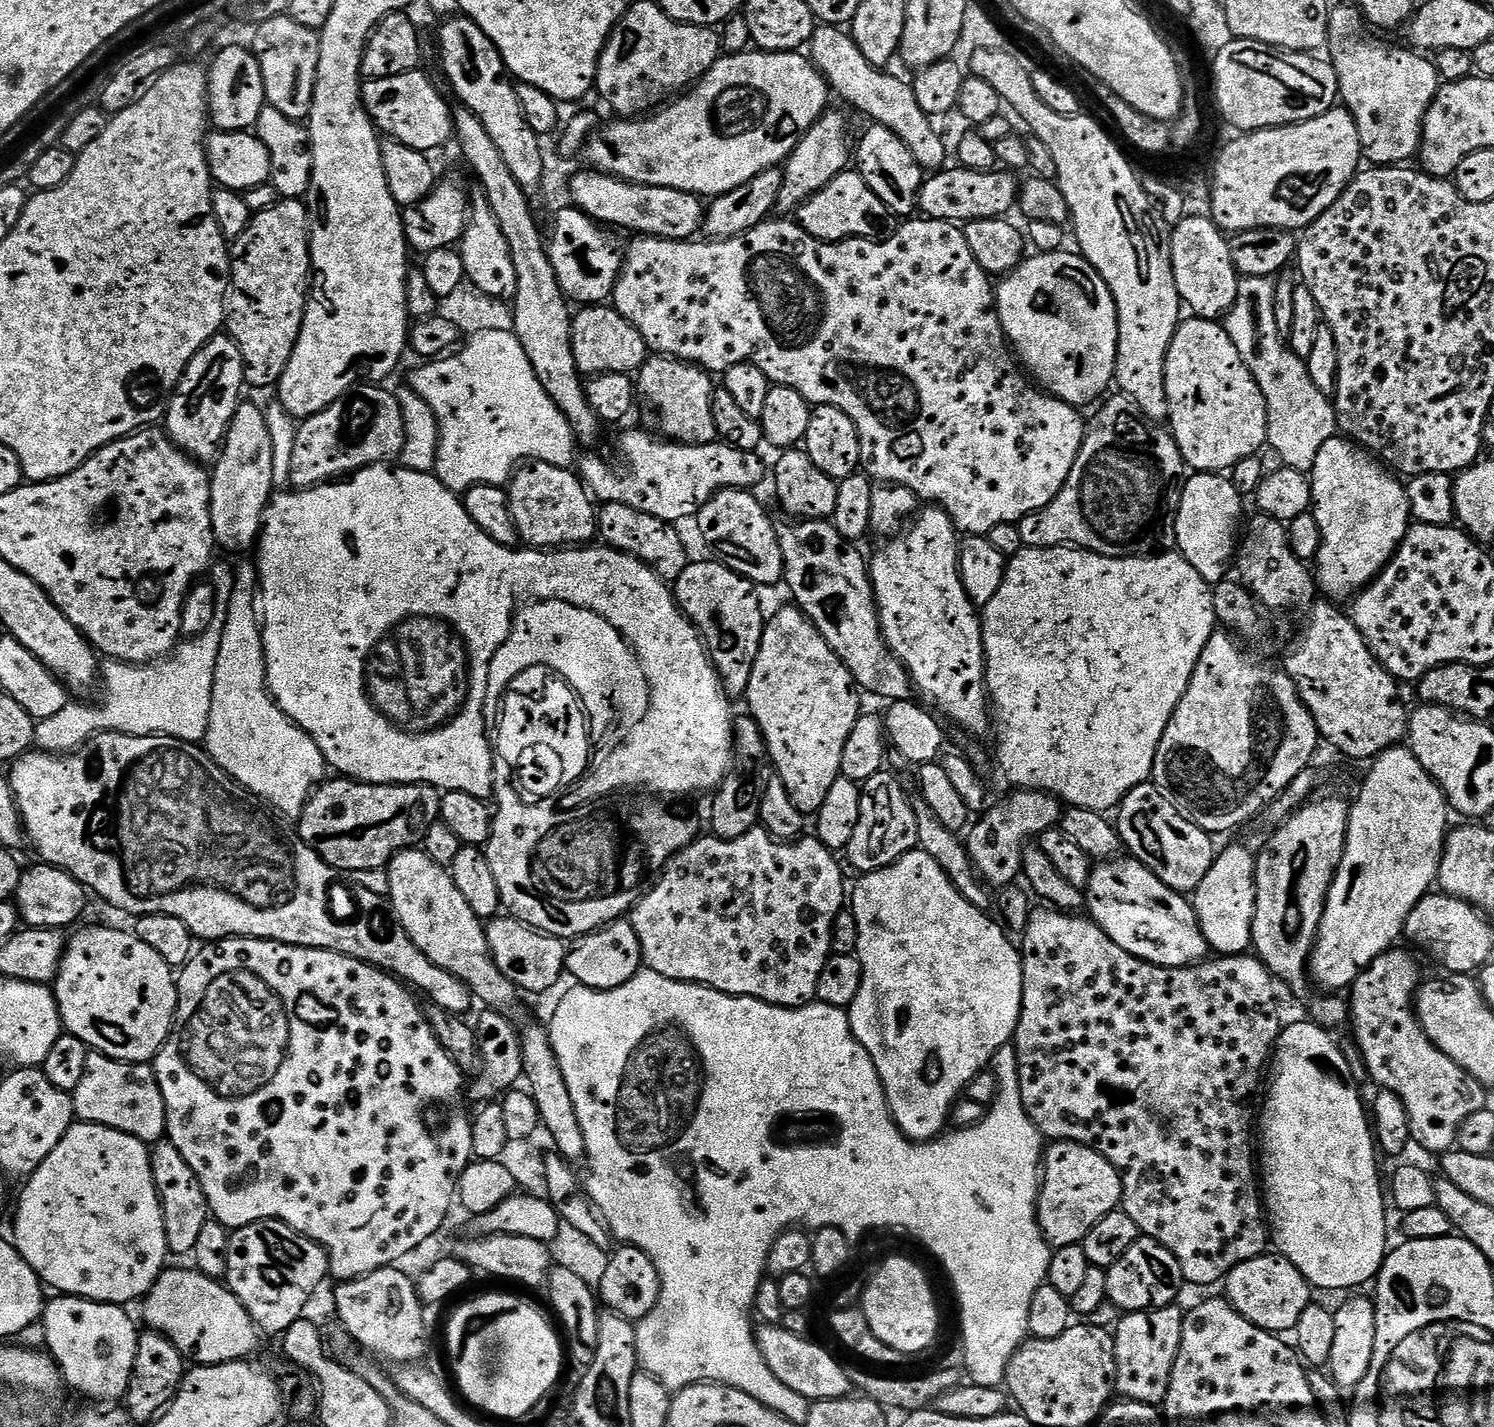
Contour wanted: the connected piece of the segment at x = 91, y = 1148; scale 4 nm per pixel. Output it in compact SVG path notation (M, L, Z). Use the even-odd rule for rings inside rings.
M76 1122L68 1129L62 1142L58 1142L58 1146L54 1146L54 1150L50 1150L47 1158L33 1170L31 1176L27 1177L23 1184L24 1189L20 1192L20 1201L17 1204L15 1201L14 1204L16 1221L12 1224L13 1237L11 1236L11 1239L22 1254L22 1258L26 1258L26 1262L30 1262L30 1266L36 1271L41 1282L49 1289L56 1288L52 1290L65 1296L81 1296L84 1300L97 1300L100 1304L128 1306L131 1300L137 1299L136 1301L139 1301L147 1296L152 1284L166 1267L164 1259L169 1259L170 1256L166 1242L166 1230L164 1229L164 1211L160 1205L160 1196L156 1192L149 1145L130 1134L119 1132L113 1128Z

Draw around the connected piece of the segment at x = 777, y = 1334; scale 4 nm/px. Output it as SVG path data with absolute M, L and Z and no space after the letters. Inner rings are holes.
M761 1323L755 1329L756 1341L762 1350L762 1358L778 1379L786 1382L794 1394L802 1394L809 1400L840 1400L853 1391L848 1381L847 1367L839 1364L820 1344L815 1344L808 1336L790 1334L780 1324Z

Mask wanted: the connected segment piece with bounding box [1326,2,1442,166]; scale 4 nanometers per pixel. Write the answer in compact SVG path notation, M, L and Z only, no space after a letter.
M1355 3L1340 4L1328 13L1327 55L1338 78L1339 99L1343 107L1354 118L1358 126L1358 142L1361 157L1372 166L1400 166L1420 151L1420 139L1424 133L1424 115L1434 102L1436 91L1442 83L1436 73L1435 63L1427 55L1411 47L1395 48L1392 44L1383 44L1372 36L1367 36L1364 18Z

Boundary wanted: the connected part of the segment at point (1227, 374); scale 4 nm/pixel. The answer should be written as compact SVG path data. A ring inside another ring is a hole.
M1185 319L1176 328L1166 358L1168 419L1185 465L1193 473L1227 473L1242 458L1255 456L1268 443L1268 407L1254 374L1242 362L1223 323Z

